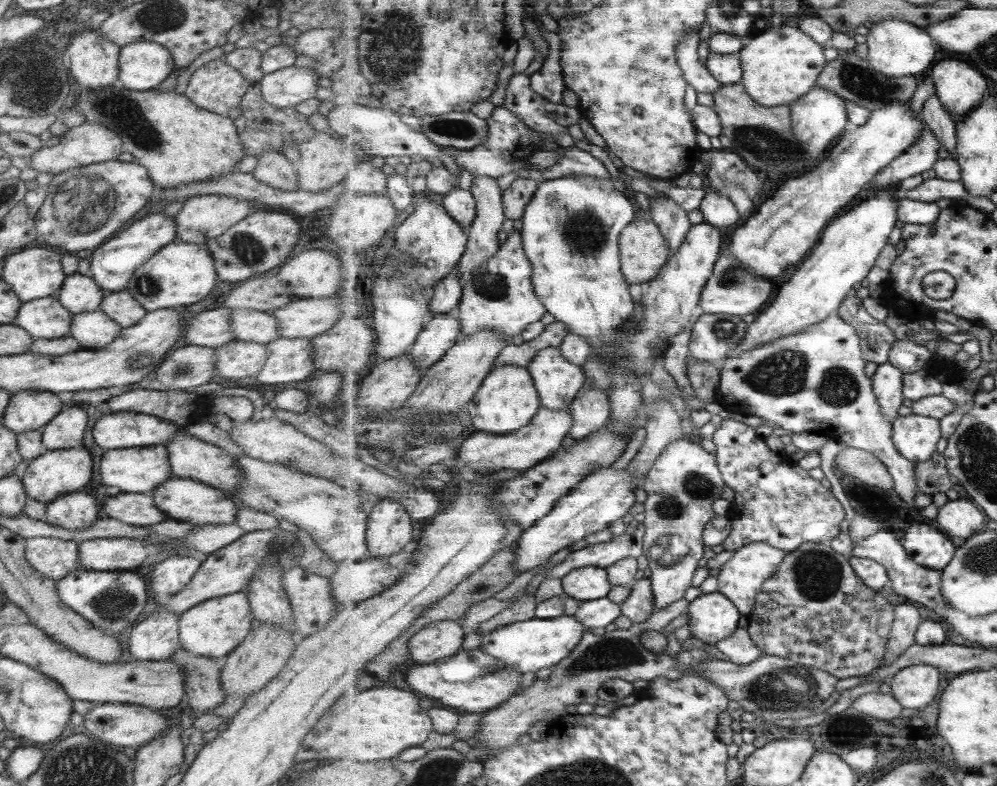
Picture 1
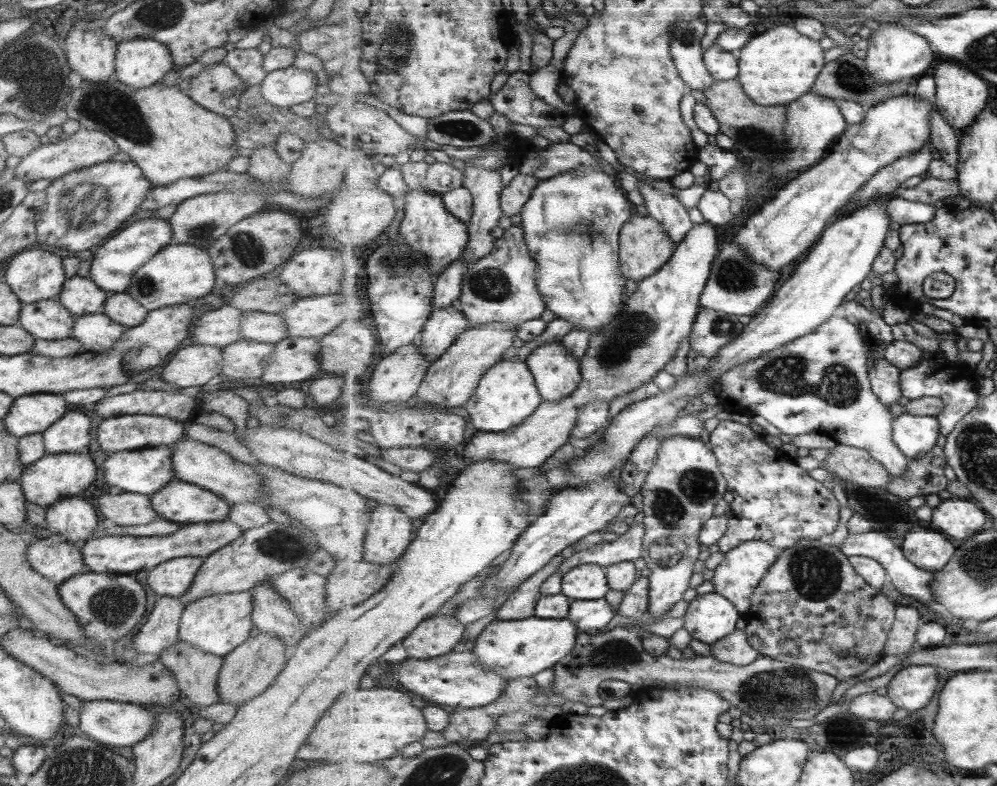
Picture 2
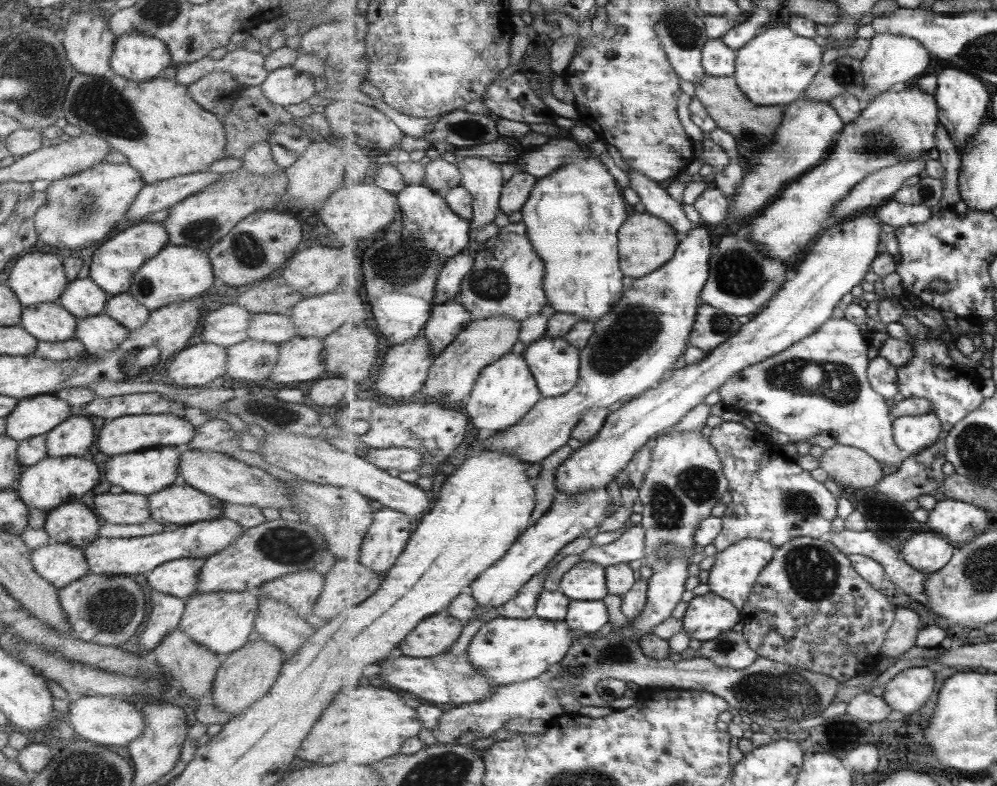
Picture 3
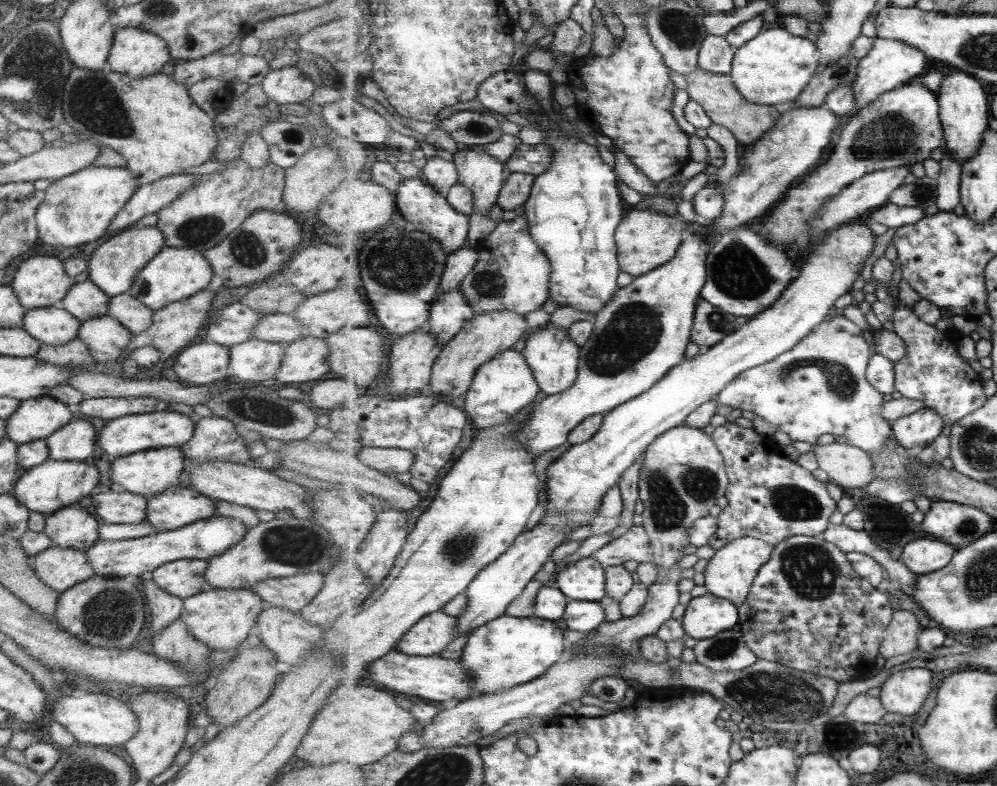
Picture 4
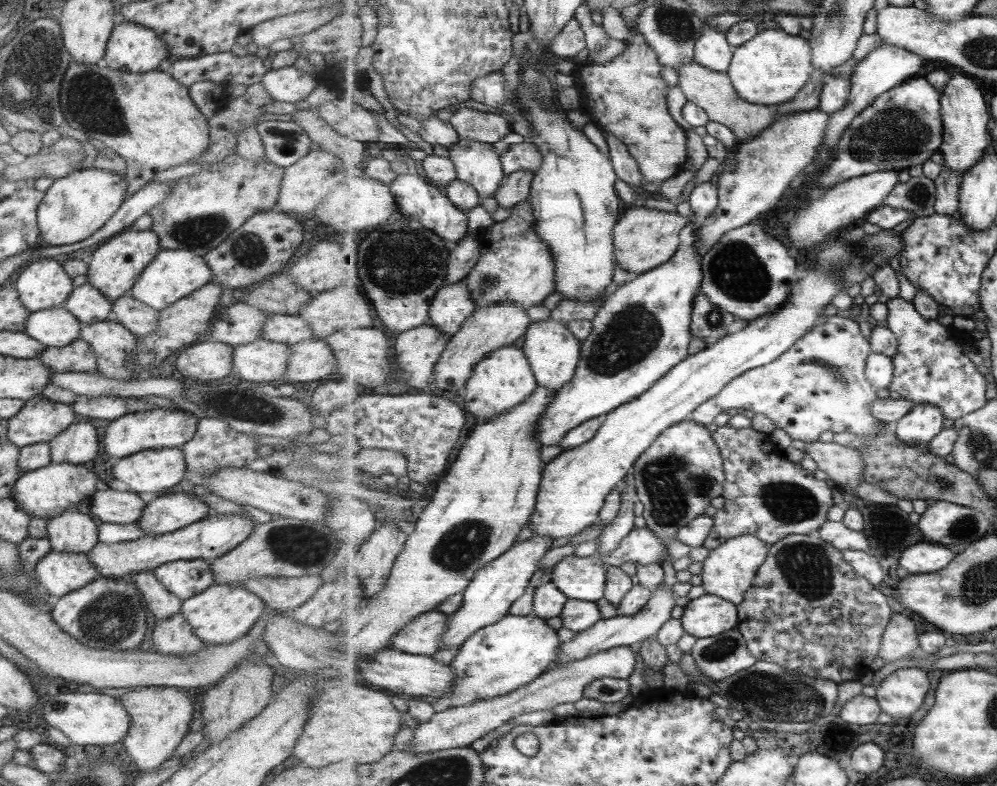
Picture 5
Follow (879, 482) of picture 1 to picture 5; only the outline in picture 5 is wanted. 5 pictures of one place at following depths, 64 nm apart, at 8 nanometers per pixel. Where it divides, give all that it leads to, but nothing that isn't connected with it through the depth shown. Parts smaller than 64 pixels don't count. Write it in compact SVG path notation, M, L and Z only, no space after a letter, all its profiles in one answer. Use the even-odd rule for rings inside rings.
M831 442L805 443L805 450L824 471L828 478L839 486L859 487L865 480L865 459L856 448Z

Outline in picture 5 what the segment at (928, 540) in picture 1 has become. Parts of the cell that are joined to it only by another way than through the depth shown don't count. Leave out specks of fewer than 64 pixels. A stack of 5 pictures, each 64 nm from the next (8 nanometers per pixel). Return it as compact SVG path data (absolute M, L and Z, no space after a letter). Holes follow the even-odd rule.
M919 542L907 548L897 563L911 575L931 574L947 568L956 555L953 548L947 548L944 544Z

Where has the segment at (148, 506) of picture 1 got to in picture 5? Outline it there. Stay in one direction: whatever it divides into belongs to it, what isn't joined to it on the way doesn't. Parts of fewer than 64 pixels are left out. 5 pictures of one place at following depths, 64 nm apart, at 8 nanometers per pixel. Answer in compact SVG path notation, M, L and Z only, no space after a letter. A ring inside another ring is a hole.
M95 490L89 497L89 511L97 520L109 524L131 524L141 516L145 506L143 495L132 491L117 492L117 490Z

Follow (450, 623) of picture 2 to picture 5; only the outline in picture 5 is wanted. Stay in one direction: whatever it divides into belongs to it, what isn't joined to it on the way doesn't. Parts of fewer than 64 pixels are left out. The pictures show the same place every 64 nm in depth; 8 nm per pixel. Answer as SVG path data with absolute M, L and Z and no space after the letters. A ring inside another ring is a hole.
M437 609L420 614L393 636L391 648L433 657L443 647L448 622L449 615Z

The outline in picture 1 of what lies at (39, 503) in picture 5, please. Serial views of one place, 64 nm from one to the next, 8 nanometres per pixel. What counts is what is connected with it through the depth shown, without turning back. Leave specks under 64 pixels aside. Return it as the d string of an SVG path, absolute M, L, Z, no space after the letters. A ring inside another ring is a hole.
M83 446L57 449L56 451L44 450L39 456L28 462L24 474L20 478L26 496L47 504L61 494L81 490L89 482L89 472L96 470L93 462L89 464L89 458L91 458L91 454Z

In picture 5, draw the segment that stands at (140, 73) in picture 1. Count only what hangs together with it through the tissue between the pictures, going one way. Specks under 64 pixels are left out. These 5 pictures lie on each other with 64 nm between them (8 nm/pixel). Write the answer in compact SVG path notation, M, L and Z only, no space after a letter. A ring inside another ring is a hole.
M115 19L105 44L102 63L113 70L139 74L157 69L159 62L171 58L166 42L150 28Z

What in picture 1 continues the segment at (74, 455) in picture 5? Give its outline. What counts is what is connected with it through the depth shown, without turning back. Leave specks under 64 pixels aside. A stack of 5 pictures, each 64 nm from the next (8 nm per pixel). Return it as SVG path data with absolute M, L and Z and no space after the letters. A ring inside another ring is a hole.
M68 404L53 416L41 431L44 450L56 451L83 446L87 412L77 404Z

